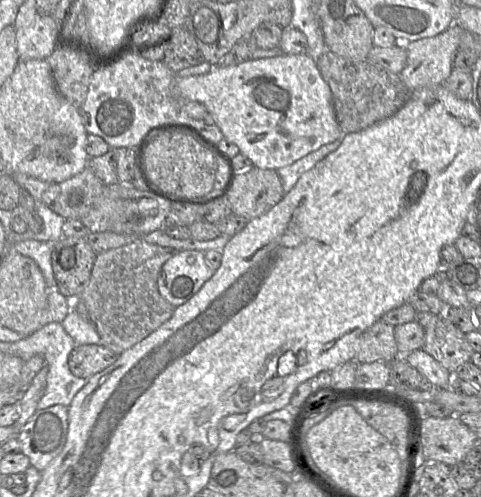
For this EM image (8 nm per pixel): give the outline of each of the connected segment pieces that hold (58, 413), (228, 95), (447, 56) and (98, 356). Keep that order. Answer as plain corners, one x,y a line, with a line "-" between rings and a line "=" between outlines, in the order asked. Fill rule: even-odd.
61,404
44,409
37,409
28,422
17,430
20,452
25,454
30,465
42,472
62,451
68,433
68,407
=
308,54
250,59
233,66
214,65
210,72
202,75
176,75
174,96
183,102
198,101
204,104
224,138
236,144
240,153
247,156
254,166
262,169
289,166
345,135
336,119
331,89
323,79
316,61
=
455,22
442,33
410,42
407,63
399,74
411,91
443,84
452,71
452,58
459,47
462,27
=
81,344
71,351
68,366
76,377
88,379
112,365
118,356
103,344

